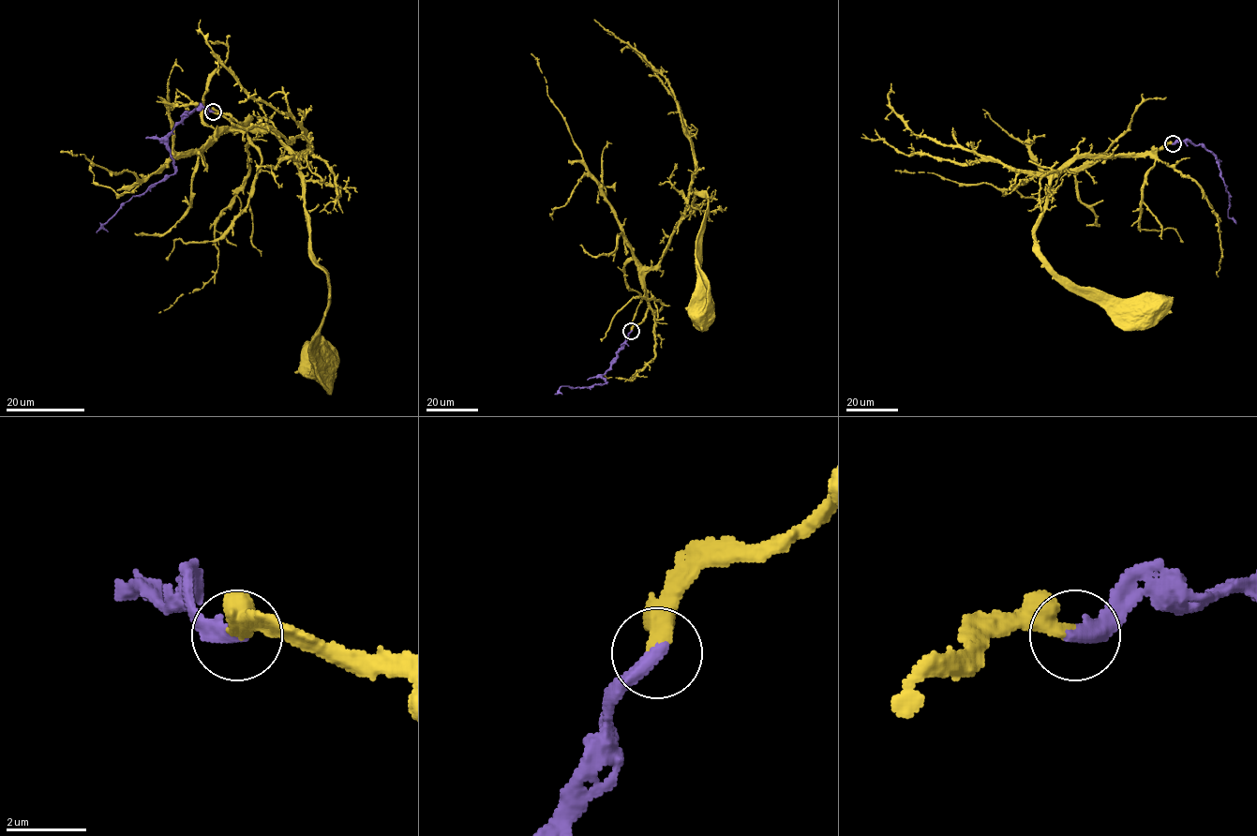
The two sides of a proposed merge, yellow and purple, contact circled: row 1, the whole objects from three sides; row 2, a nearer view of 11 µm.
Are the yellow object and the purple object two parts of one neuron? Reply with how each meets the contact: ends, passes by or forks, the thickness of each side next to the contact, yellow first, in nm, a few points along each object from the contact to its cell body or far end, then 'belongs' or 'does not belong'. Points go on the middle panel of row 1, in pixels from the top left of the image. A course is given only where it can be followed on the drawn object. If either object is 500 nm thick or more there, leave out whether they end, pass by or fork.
yellow ends | purple ends | 480/400 nm | yellow via (631, 331), (649, 307), (644, 276), (659, 261), (695, 193), (707, 199), (708, 213), (697, 267), (696, 313) | purple via (631, 331), (617, 353), (616, 360), (601, 376), (606, 382), (586, 387), (561, 386), (554, 395) | belongs

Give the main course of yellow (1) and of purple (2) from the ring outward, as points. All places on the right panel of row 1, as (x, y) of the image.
1: (1173, 143), (1069, 162), (1051, 181), (1047, 206), (1035, 231), (1040, 258), (1109, 308), (1140, 319), (1155, 310)
2: (1173, 143), (1190, 141), (1195, 145), (1202, 144), (1214, 156), (1228, 192), (1228, 216), (1236, 224)

